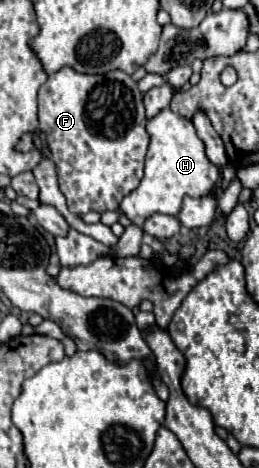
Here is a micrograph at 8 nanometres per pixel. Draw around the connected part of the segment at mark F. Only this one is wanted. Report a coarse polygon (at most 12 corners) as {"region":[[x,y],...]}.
{"region":[[62,68],[38,122],[74,214],[116,210],[144,176],[130,74]]}

